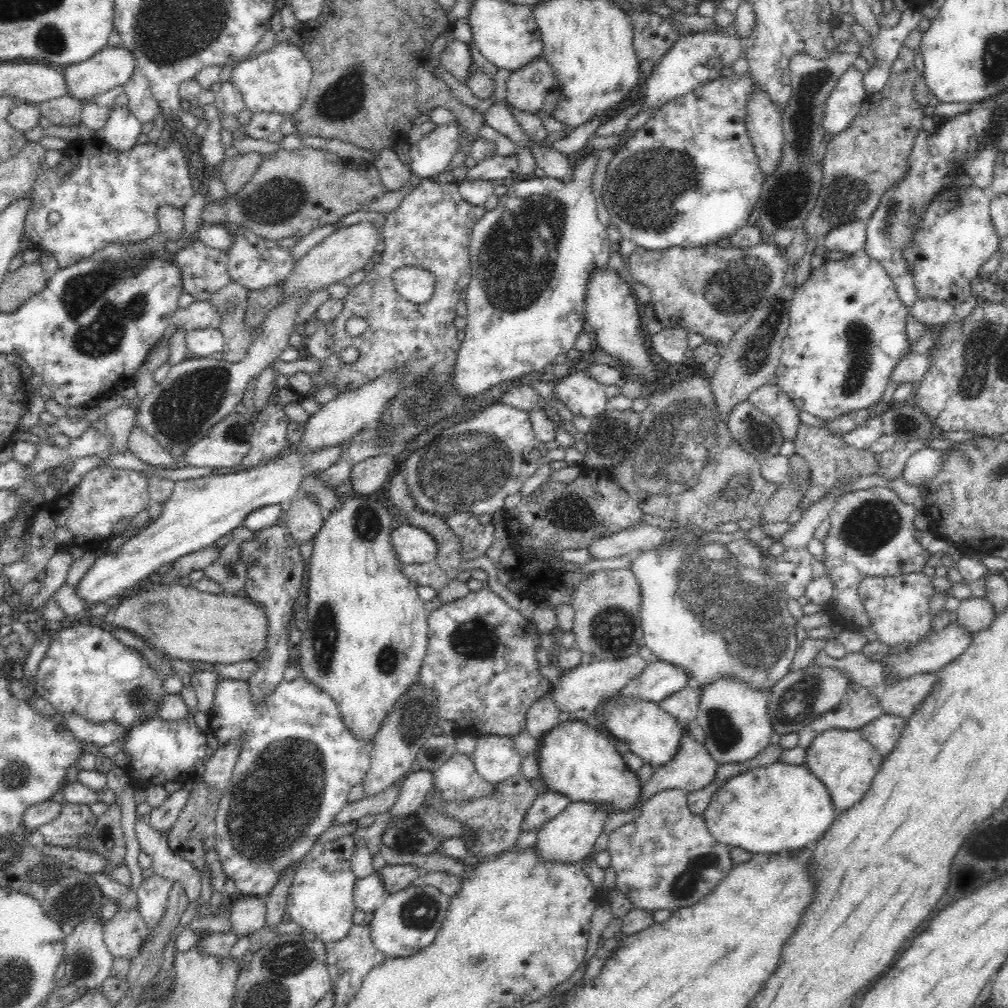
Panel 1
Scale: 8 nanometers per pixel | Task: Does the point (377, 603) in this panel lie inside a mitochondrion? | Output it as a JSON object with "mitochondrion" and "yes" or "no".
{"mitochondrion":"no"}

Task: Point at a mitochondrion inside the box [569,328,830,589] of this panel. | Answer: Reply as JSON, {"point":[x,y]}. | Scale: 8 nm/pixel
{"point":[678,435]}

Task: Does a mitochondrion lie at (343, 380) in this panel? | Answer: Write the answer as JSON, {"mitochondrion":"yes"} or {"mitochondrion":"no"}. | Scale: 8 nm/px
{"mitochondrion":"no"}

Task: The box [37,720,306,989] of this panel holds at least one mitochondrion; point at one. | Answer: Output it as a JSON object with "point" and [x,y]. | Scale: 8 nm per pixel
{"point":[81,958]}

